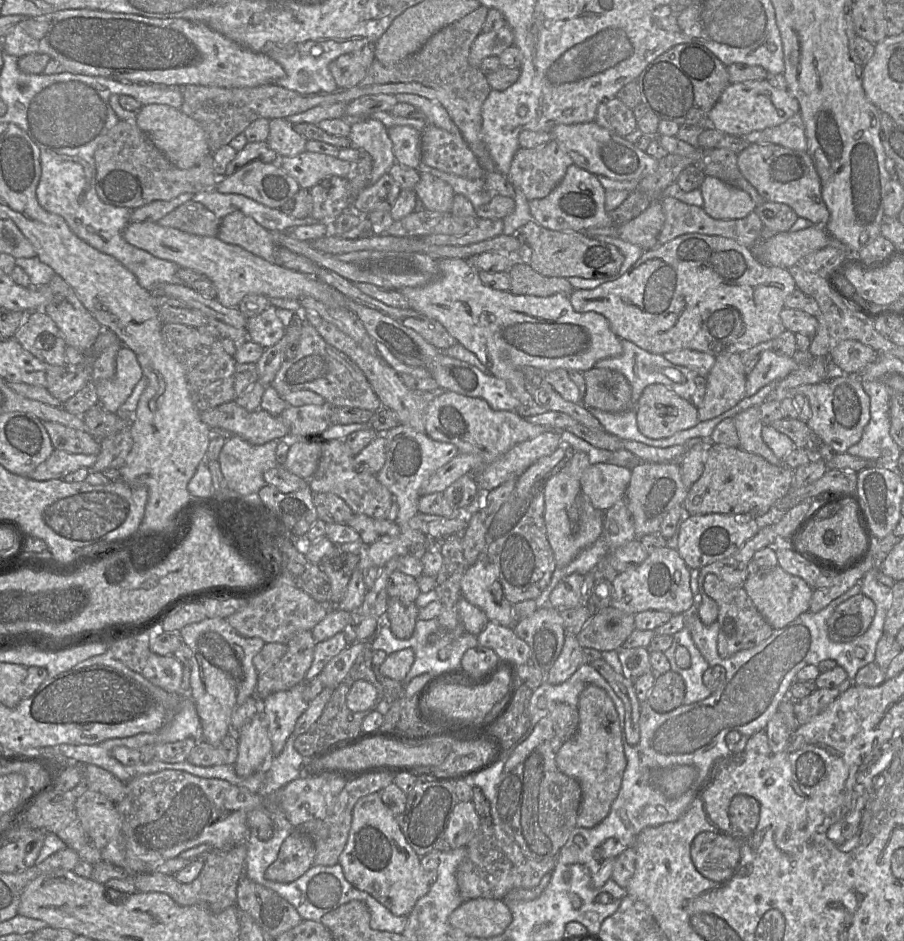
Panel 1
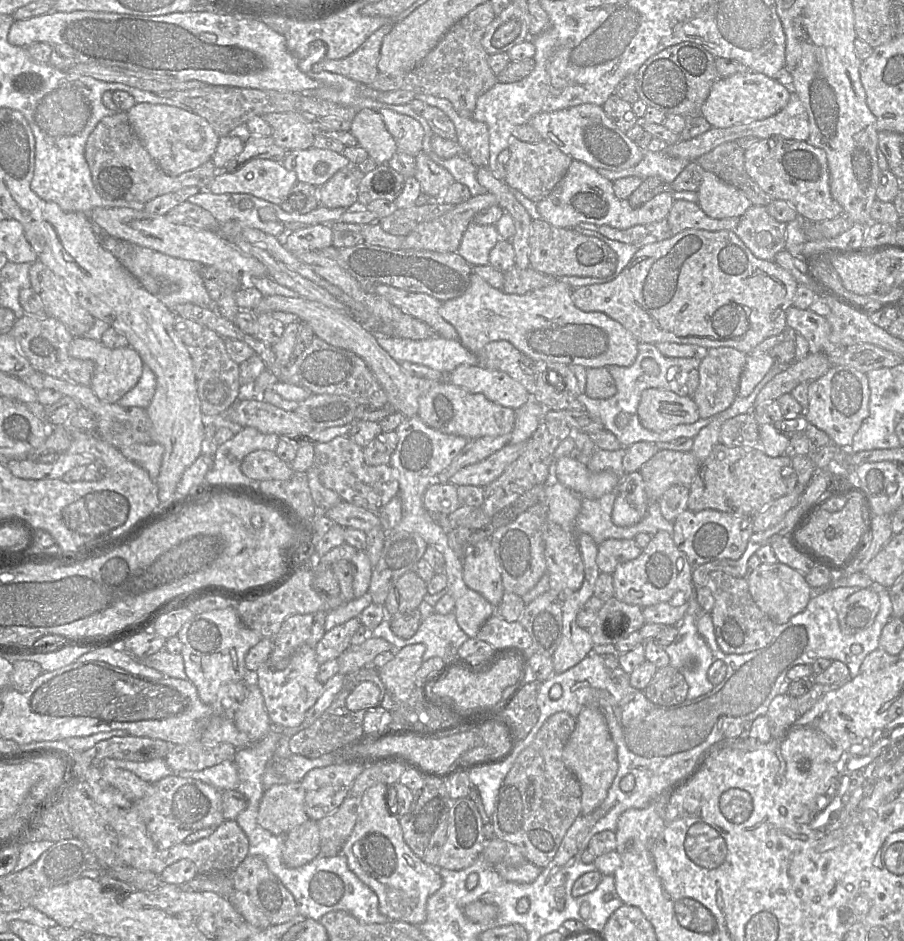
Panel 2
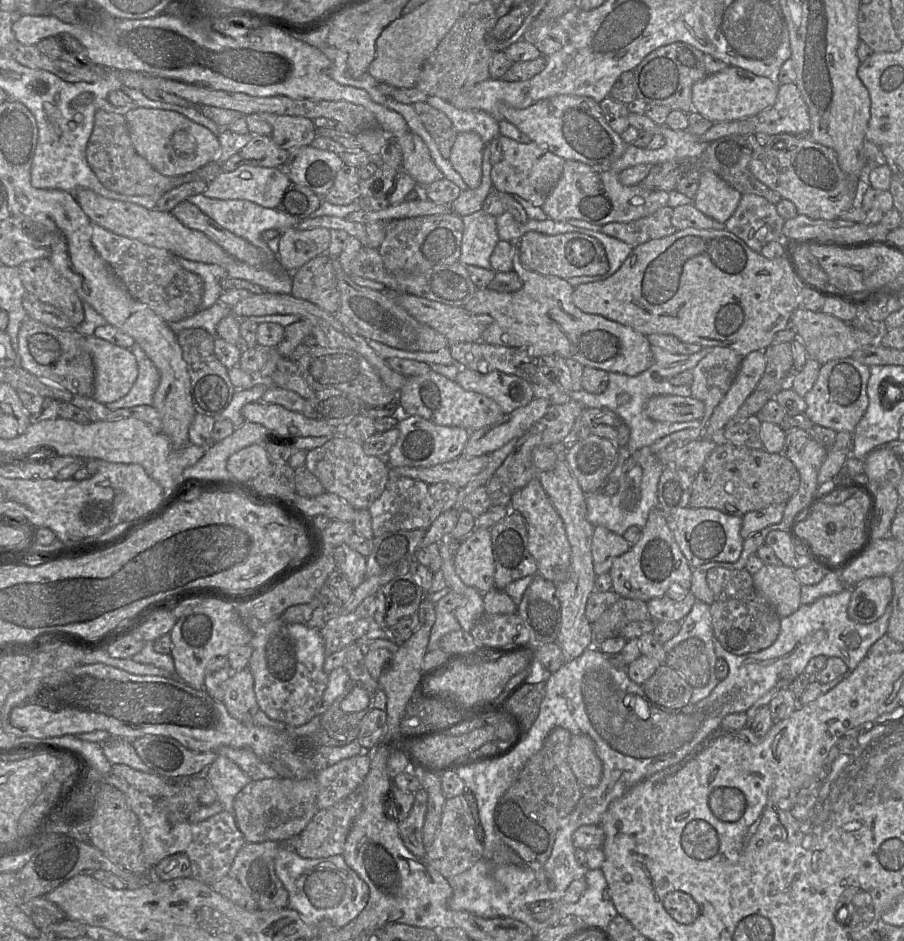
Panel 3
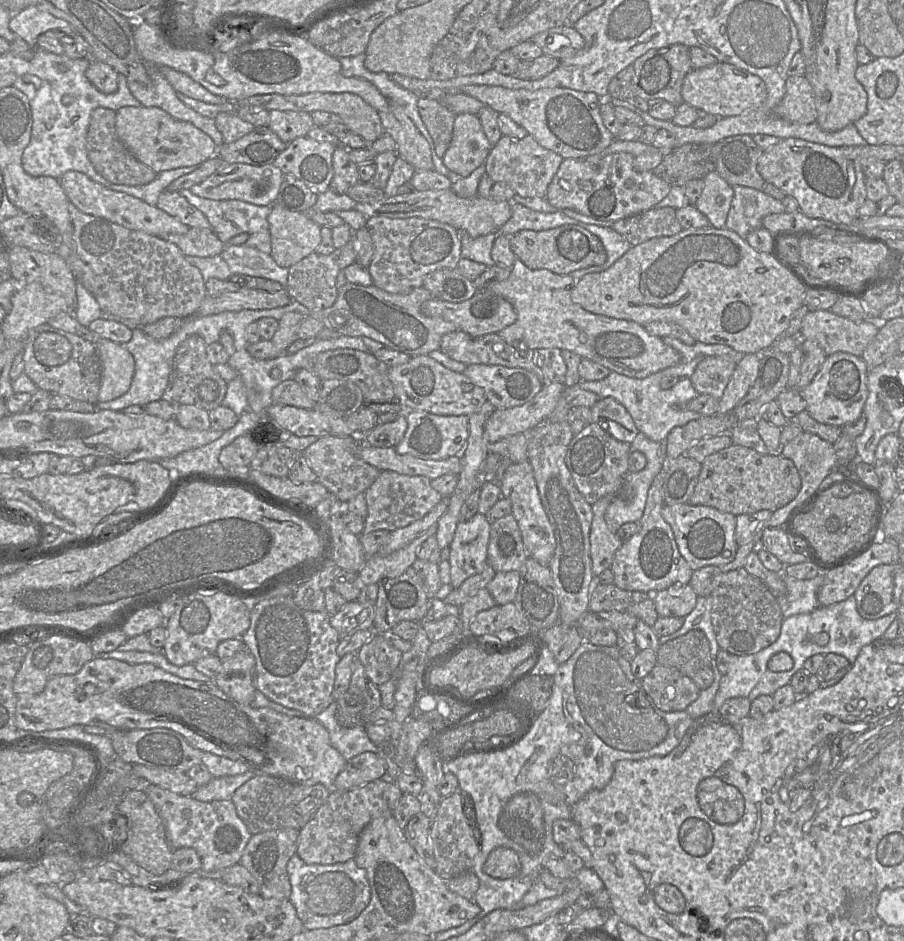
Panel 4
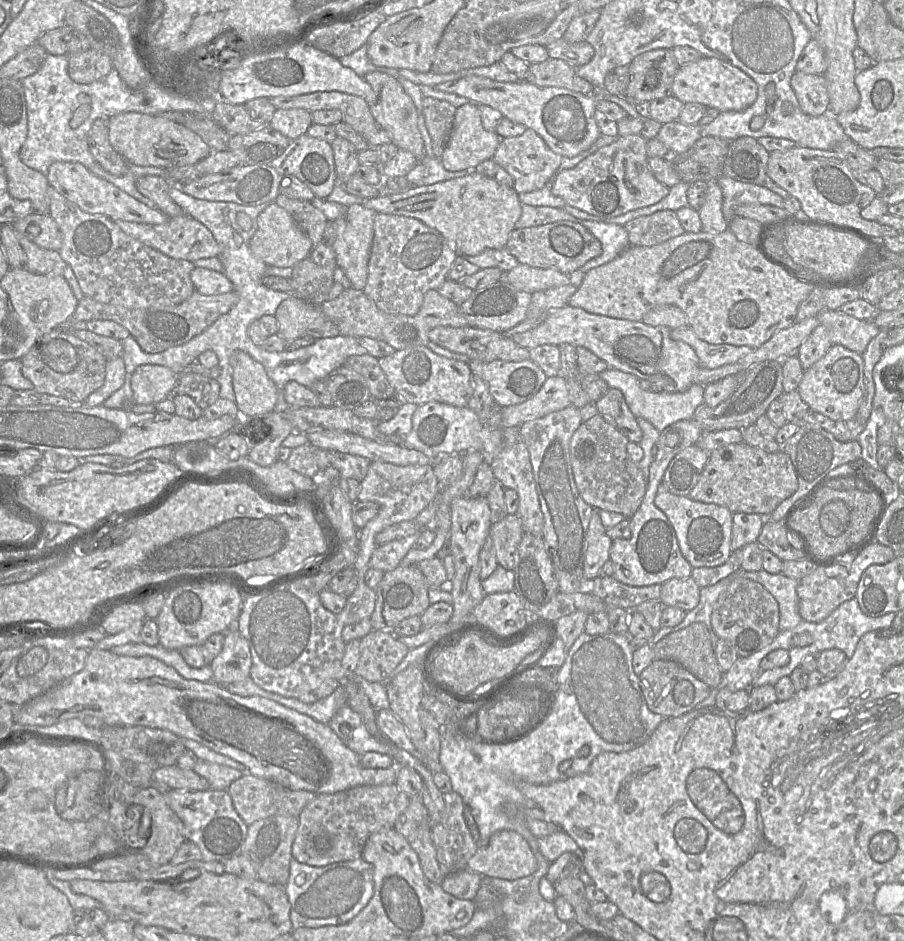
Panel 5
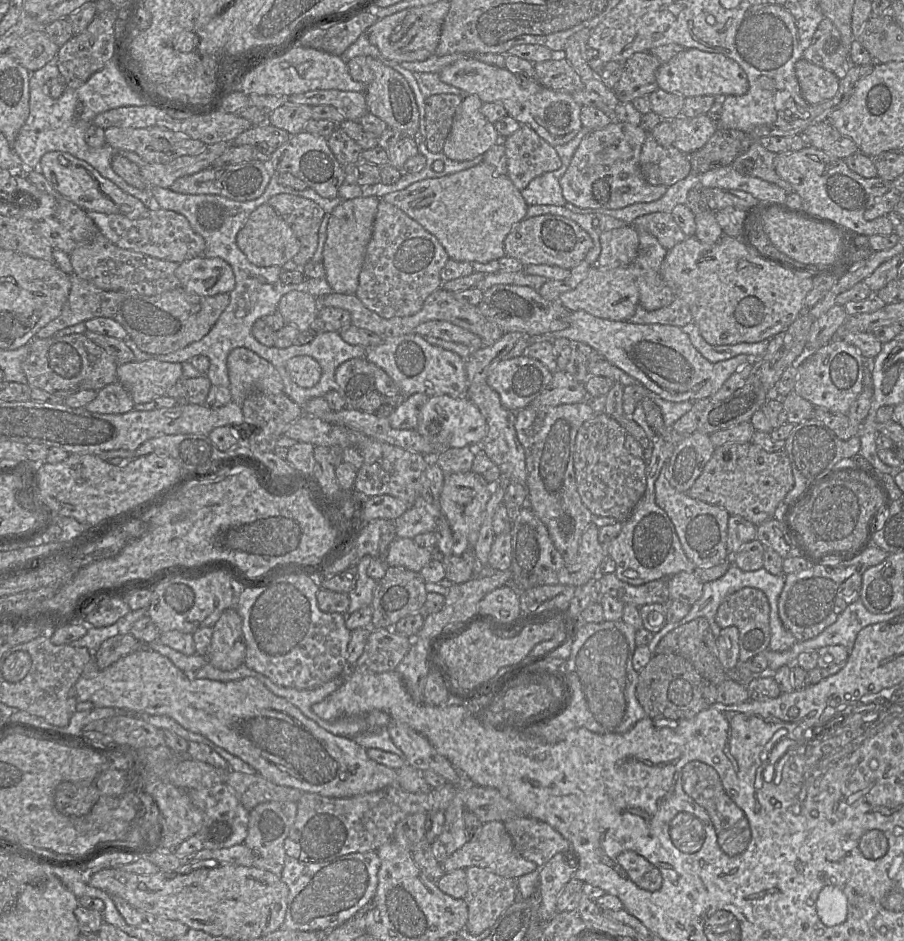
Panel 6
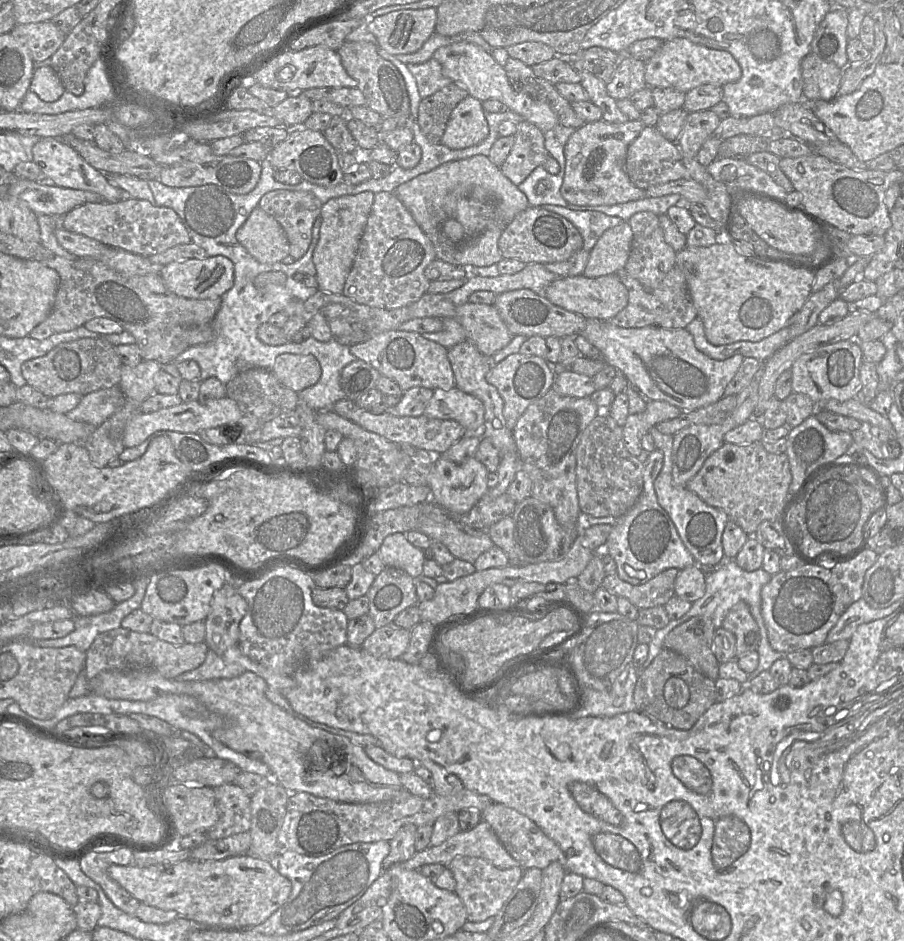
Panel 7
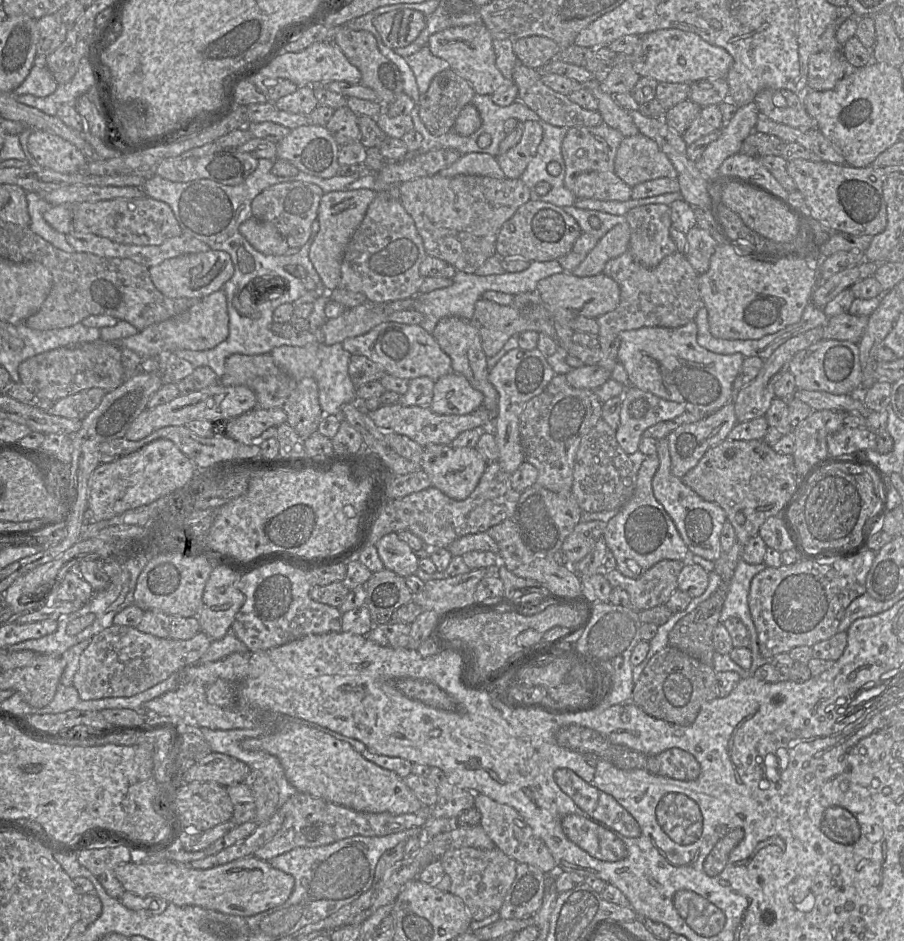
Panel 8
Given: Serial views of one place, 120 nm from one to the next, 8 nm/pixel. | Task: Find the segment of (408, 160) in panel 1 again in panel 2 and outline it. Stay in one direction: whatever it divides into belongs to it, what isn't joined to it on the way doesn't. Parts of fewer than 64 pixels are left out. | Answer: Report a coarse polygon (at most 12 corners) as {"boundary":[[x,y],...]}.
{"boundary":[[378,110],[397,150],[415,157],[424,130],[413,118]]}

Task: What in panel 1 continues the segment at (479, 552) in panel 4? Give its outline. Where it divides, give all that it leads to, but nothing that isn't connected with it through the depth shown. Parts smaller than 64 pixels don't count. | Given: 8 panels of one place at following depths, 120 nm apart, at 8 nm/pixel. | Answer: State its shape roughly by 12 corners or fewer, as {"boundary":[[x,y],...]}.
{"boundary":[[487,554],[466,568],[461,592],[489,621],[514,629],[514,607]]}

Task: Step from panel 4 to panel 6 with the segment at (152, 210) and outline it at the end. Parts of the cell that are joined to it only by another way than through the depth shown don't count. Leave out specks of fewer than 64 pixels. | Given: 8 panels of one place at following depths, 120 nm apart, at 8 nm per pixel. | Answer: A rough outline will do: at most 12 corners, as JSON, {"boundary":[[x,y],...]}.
{"boundary":[[47,152],[38,169],[85,211],[132,220],[149,209],[67,152]]}

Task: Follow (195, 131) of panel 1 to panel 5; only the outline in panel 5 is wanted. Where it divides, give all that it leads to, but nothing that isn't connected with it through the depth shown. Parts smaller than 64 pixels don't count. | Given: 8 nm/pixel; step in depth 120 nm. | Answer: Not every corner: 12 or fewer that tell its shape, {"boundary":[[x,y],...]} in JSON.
{"boundary":[[109,118],[109,142],[128,163],[169,170],[211,153],[167,118]]}

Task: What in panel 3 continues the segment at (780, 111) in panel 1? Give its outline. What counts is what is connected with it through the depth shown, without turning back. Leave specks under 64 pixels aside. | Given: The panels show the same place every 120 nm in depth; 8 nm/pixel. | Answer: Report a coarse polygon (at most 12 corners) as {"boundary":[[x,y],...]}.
{"boundary":[[728,66],[694,84],[694,111],[729,122],[770,108],[779,86]]}

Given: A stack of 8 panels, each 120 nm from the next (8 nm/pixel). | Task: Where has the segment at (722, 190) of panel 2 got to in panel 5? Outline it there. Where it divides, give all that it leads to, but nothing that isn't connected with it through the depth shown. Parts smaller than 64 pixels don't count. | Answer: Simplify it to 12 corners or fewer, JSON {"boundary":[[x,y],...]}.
{"boundary":[[716,180],[708,183],[698,209],[702,230],[728,229],[723,194]]}

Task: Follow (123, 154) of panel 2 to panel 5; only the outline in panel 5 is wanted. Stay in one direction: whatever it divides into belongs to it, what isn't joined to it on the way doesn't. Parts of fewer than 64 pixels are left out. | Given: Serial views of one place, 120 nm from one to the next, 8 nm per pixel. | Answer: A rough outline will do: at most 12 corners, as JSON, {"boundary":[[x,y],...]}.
{"boundary":[[109,118],[88,132],[88,148],[104,170],[127,172],[128,162],[111,146]]}

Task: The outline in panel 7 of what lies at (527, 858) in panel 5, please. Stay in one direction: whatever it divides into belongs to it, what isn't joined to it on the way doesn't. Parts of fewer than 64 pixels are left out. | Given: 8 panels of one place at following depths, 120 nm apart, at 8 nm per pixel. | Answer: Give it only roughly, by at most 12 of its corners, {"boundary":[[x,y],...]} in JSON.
{"boundary":[[484,820],[440,846],[416,852],[408,870],[457,857],[499,869],[519,866]]}

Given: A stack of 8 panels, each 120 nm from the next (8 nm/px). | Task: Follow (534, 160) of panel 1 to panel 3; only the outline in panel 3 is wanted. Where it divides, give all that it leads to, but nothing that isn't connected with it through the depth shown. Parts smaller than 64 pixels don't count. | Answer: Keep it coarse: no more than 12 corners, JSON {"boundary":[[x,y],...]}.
{"boundary":[[498,136],[498,193],[541,207],[565,160],[535,142]]}

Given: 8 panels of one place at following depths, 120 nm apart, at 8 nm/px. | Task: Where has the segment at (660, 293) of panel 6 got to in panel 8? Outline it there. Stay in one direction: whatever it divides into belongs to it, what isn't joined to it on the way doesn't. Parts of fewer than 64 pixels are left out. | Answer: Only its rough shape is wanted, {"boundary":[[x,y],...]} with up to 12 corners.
{"boundary":[[669,205],[637,206],[625,217],[628,251],[653,268],[677,251]]}

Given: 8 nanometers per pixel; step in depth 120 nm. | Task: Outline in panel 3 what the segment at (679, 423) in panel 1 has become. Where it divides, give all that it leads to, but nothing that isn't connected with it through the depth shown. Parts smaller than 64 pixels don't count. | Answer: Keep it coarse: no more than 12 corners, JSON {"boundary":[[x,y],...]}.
{"boundary":[[657,395],[644,411],[654,421],[701,420],[692,396]]}

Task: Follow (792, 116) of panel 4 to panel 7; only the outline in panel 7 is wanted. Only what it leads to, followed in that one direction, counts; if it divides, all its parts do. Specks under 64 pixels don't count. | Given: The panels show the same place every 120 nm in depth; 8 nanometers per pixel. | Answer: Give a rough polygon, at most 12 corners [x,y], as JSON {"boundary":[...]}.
{"boundary":[[813,53],[801,61],[803,99],[838,96],[843,69]]}

